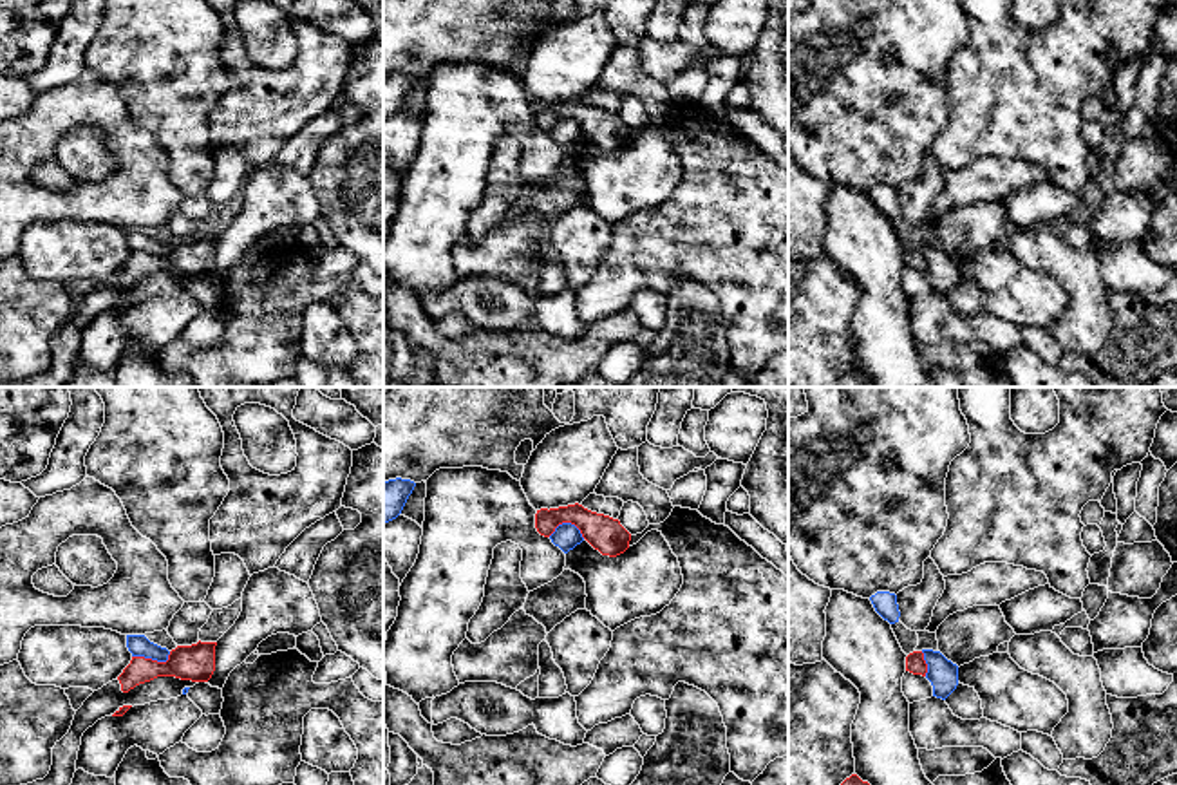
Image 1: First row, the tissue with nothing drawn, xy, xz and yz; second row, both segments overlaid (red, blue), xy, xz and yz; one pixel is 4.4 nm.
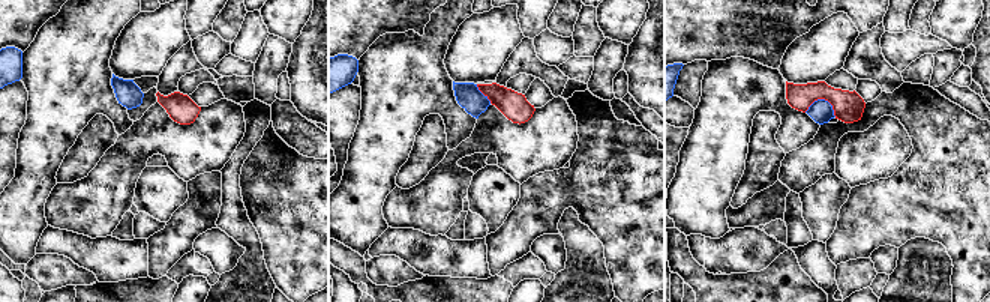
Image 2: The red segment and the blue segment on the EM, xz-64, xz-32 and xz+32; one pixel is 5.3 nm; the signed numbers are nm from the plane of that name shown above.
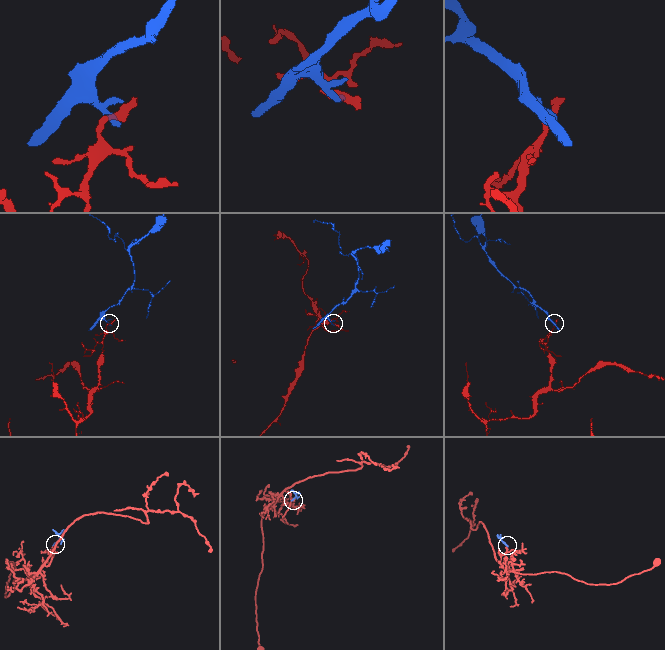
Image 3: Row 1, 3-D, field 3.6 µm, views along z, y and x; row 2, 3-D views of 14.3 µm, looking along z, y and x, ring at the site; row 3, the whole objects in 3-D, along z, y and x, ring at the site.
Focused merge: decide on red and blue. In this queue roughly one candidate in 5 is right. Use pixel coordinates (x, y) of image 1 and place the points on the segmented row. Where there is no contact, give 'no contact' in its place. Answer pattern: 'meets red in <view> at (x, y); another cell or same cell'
meets red in xy at (152, 661); another cell

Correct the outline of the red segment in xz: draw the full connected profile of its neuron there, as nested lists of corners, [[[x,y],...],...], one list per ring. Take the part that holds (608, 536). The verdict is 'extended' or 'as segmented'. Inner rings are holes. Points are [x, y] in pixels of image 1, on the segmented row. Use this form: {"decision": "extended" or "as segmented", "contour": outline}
{"decision": "as segmented", "contour": [[[579,503],[550,510],[541,508],[535,514],[535,528],[544,537],[550,537],[562,523],[575,525],[602,555],[617,557],[629,548],[631,534],[618,519],[591,512]]]}

